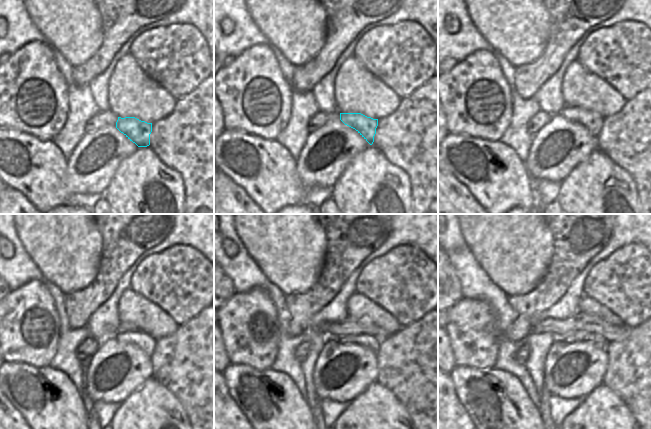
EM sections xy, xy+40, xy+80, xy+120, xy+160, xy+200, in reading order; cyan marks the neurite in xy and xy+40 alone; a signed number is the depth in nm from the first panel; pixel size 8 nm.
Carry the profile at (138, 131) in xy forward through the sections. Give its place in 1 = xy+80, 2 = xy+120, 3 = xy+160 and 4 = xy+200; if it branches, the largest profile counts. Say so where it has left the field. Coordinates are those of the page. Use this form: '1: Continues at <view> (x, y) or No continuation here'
1: Continues at xy+80 (592, 121)
2: Continues at xy+120 (142, 340)
3: Continues at xy+160 (369, 341)
4: Continues at xy+200 (600, 342).

